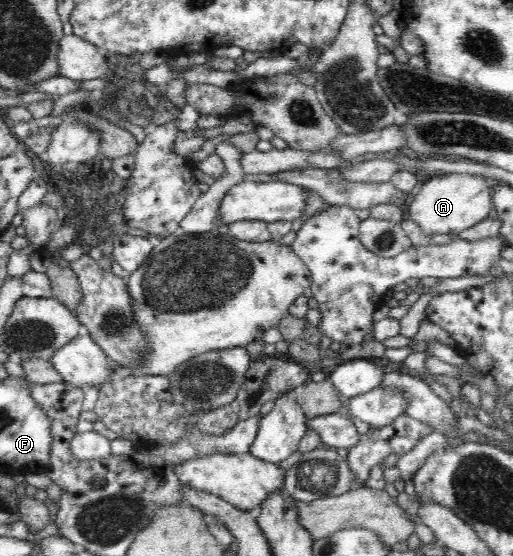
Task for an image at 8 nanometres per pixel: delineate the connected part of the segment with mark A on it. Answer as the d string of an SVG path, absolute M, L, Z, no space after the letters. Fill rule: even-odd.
M439 173L425 181L414 201L405 208L406 218L415 221L426 237L432 235L459 234L493 216L491 185L492 180L483 175L468 173Z

